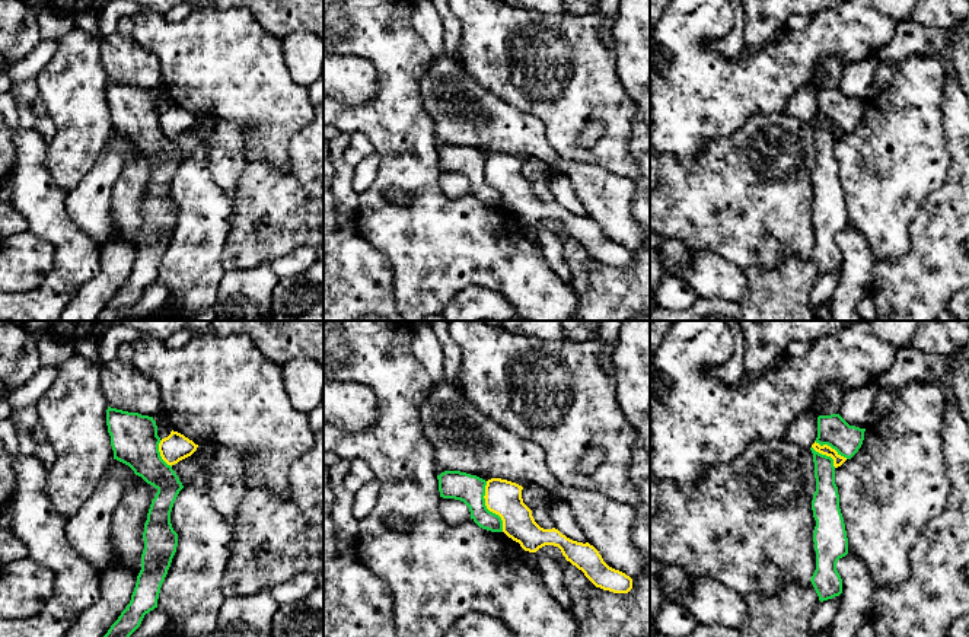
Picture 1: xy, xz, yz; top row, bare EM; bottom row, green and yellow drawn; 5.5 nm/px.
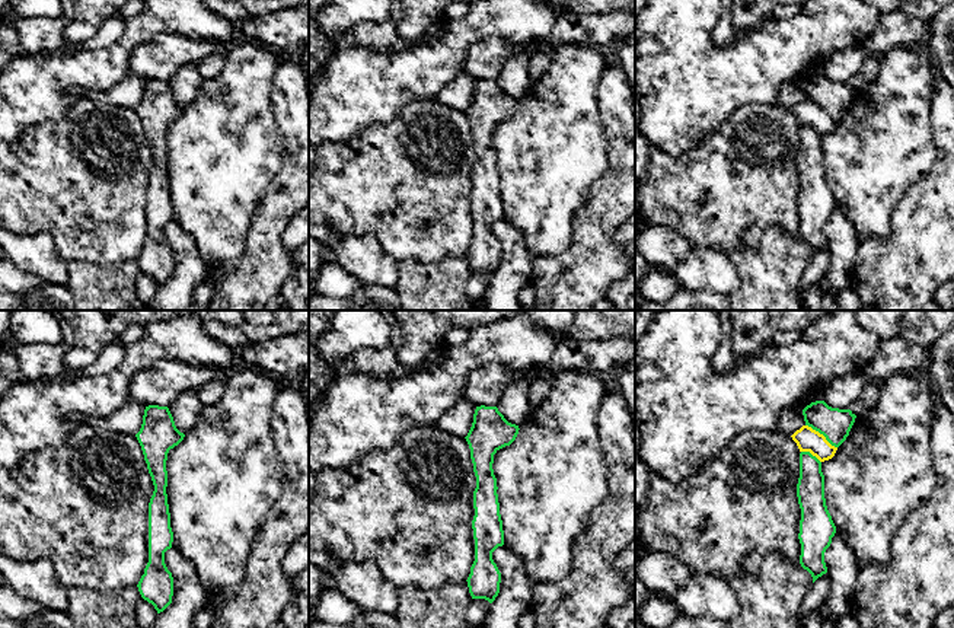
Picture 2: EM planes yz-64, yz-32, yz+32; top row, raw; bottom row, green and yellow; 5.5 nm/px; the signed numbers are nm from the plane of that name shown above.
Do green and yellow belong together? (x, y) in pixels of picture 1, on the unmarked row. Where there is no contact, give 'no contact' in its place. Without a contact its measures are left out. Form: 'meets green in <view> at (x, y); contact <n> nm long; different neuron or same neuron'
meets green in xz at (485, 181); contact 300 nm long; different neuron

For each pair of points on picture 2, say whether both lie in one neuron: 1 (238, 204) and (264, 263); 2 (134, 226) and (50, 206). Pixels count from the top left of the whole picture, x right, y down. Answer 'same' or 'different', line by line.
1: different
2: same

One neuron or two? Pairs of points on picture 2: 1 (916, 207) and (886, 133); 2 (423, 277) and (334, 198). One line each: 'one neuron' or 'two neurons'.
1: two neurons
2: two neurons

